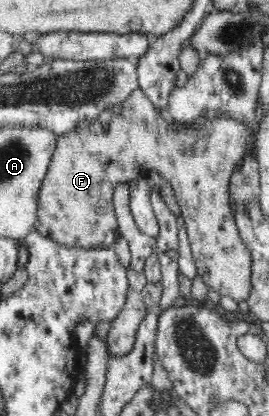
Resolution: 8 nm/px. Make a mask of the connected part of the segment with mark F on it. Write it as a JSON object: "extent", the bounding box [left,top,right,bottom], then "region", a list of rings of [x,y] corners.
{"extent":[35,89,251,302],"region":[[[142,89],[135,90],[133,94],[129,96],[122,104],[122,110],[120,114],[113,115],[109,124],[102,125],[98,119],[84,122],[79,124],[70,132],[59,135],[57,137],[56,147],[50,160],[48,171],[45,178],[42,180],[41,188],[38,196],[38,209],[37,218],[35,221],[35,230],[46,238],[54,240],[58,245],[63,245],[68,248],[79,248],[82,250],[100,250],[112,248],[114,242],[119,239],[119,225],[113,206],[114,190],[121,182],[131,184],[138,177],[143,177],[147,173],[155,172],[161,175],[174,190],[181,209],[181,221],[182,226],[187,231],[189,244],[191,245],[191,252],[196,262],[197,272],[200,277],[205,281],[207,287],[219,291],[220,294],[229,295],[237,302],[246,300],[251,290],[251,253],[250,250],[244,245],[244,242],[240,238],[237,225],[235,224],[235,216],[232,215],[229,205],[229,183],[230,175],[237,167],[238,161],[244,158],[246,151],[243,149],[244,145],[244,127],[239,122],[231,121],[228,117],[218,117],[213,119],[212,122],[206,121],[201,128],[178,128],[173,127],[160,116],[160,112],[154,107],[154,104],[150,102],[150,99],[142,92]]]}

